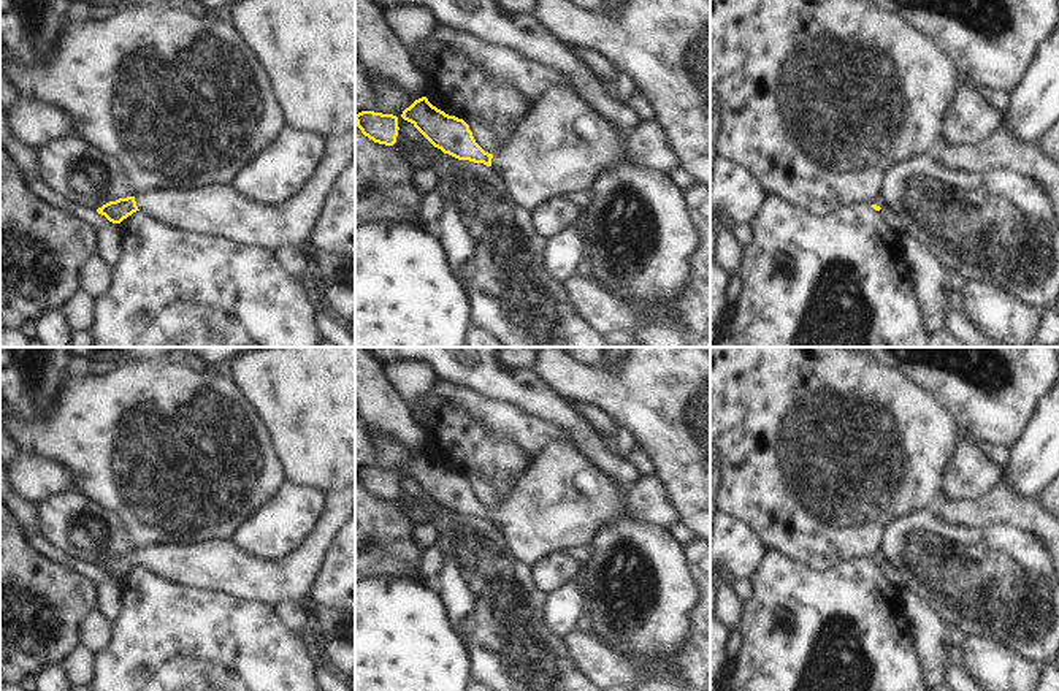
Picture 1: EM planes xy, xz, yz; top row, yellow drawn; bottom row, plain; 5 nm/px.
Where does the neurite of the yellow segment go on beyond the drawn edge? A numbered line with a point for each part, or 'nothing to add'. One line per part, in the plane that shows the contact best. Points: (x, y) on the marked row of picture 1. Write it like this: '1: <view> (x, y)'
1: xy (214, 211)

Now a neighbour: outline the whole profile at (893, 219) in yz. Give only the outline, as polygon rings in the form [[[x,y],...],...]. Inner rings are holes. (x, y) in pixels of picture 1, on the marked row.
[[[883,204],[878,212],[885,219],[885,222],[899,235],[907,233],[907,222],[900,214],[894,212],[888,204]]]

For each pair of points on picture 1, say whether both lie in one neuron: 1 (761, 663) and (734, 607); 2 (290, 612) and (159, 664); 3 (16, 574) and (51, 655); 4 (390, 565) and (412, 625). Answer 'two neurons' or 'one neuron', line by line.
1: two neurons
2: two neurons
3: one neuron
4: two neurons

